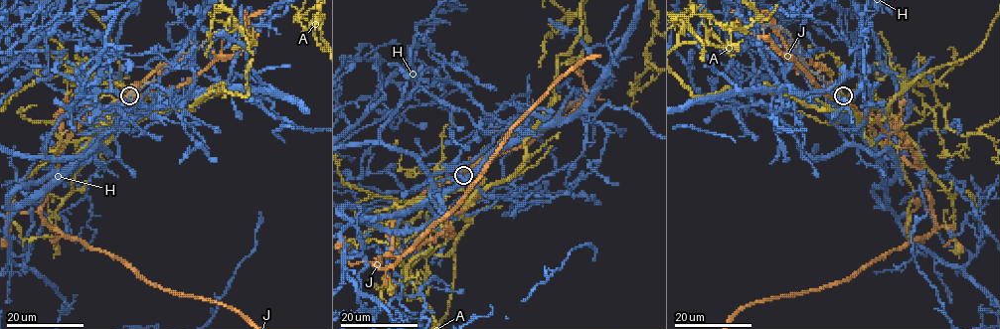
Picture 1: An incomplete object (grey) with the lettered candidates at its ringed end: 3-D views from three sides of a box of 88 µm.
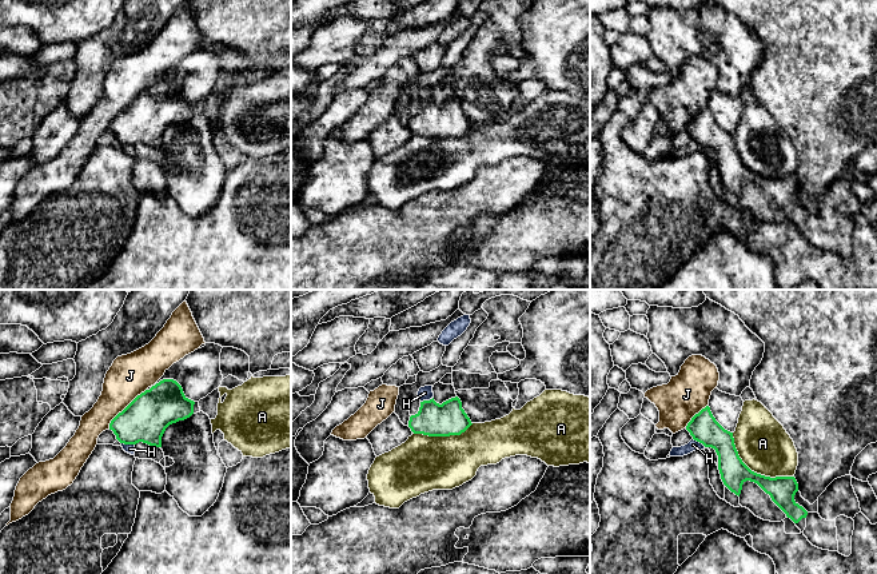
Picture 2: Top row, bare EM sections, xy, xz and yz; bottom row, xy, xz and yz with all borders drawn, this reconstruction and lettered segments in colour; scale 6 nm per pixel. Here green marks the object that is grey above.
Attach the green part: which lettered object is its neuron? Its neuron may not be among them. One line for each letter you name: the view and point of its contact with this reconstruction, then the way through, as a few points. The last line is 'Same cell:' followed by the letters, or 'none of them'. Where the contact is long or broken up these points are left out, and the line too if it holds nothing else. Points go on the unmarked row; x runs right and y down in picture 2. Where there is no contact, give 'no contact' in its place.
Same cell: none of them

